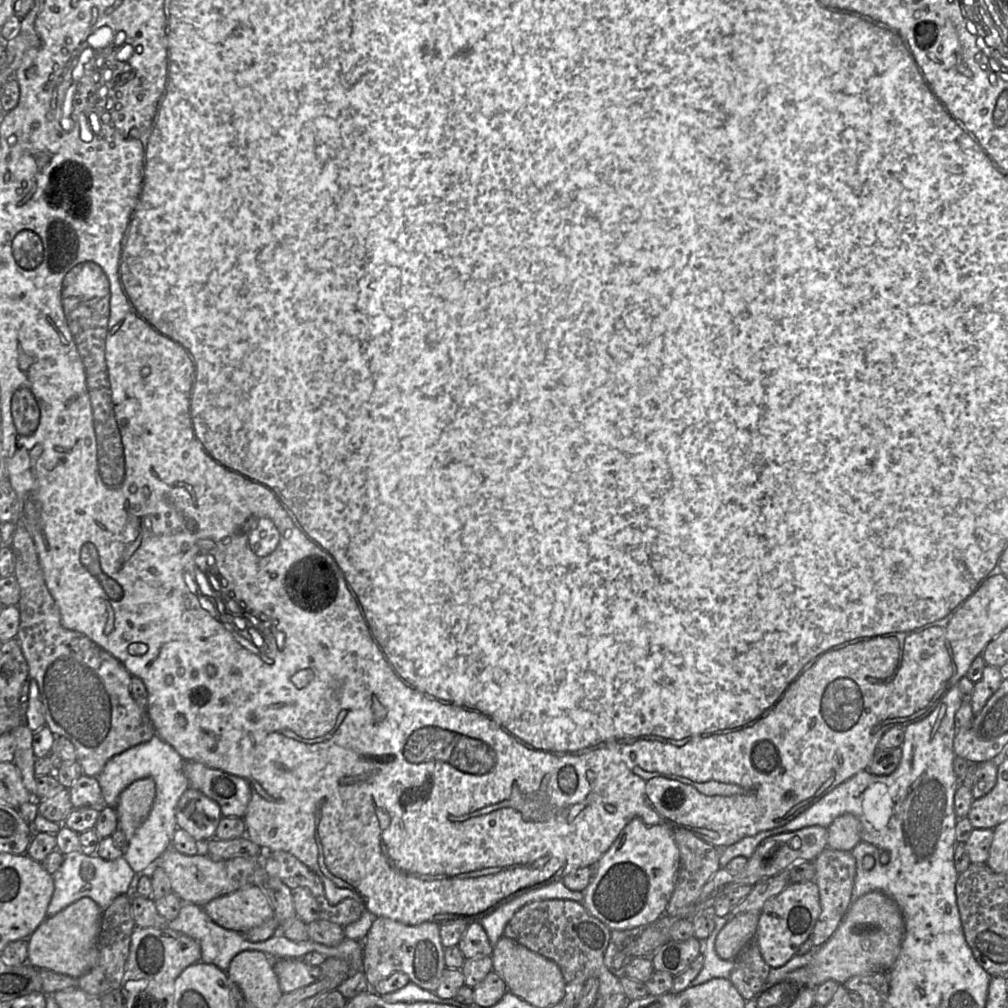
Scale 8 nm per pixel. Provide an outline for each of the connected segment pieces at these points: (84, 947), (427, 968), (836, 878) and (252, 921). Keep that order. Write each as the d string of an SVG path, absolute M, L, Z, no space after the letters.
M83 897L52 917L46 918L28 938L28 964L78 979L99 960L98 939L103 910L88 897Z
M377 917L362 942L362 971L371 988L395 972L402 972L417 986L437 989L445 970L444 946L439 935L440 924L424 922L406 925L389 918Z
M826 848L813 861L815 866L814 882L819 889L821 912L814 929L807 940L813 946L822 946L834 934L852 904L852 891L856 876L856 861L851 851Z
M258 883L215 898L203 906L210 919L219 926L245 933L274 917L268 896Z

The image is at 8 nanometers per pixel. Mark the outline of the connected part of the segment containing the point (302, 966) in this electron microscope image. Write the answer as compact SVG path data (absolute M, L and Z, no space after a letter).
M278 959L273 964L283 993L290 993L316 982L322 976L320 966L311 966L302 959Z

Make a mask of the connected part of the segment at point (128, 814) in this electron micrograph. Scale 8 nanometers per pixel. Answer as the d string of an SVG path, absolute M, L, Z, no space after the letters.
M153 778L138 779L124 789L114 808L126 840L131 840L136 829L148 817L156 796L156 784Z

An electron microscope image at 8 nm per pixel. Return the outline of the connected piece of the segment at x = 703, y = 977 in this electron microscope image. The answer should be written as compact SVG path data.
M714 917L715 927L708 938L701 941L700 954L704 957L704 965L695 979L690 983L690 986L703 984L711 979L729 979L731 970L734 966L733 960L721 959L715 950L715 940L720 930L730 921L721 917Z

